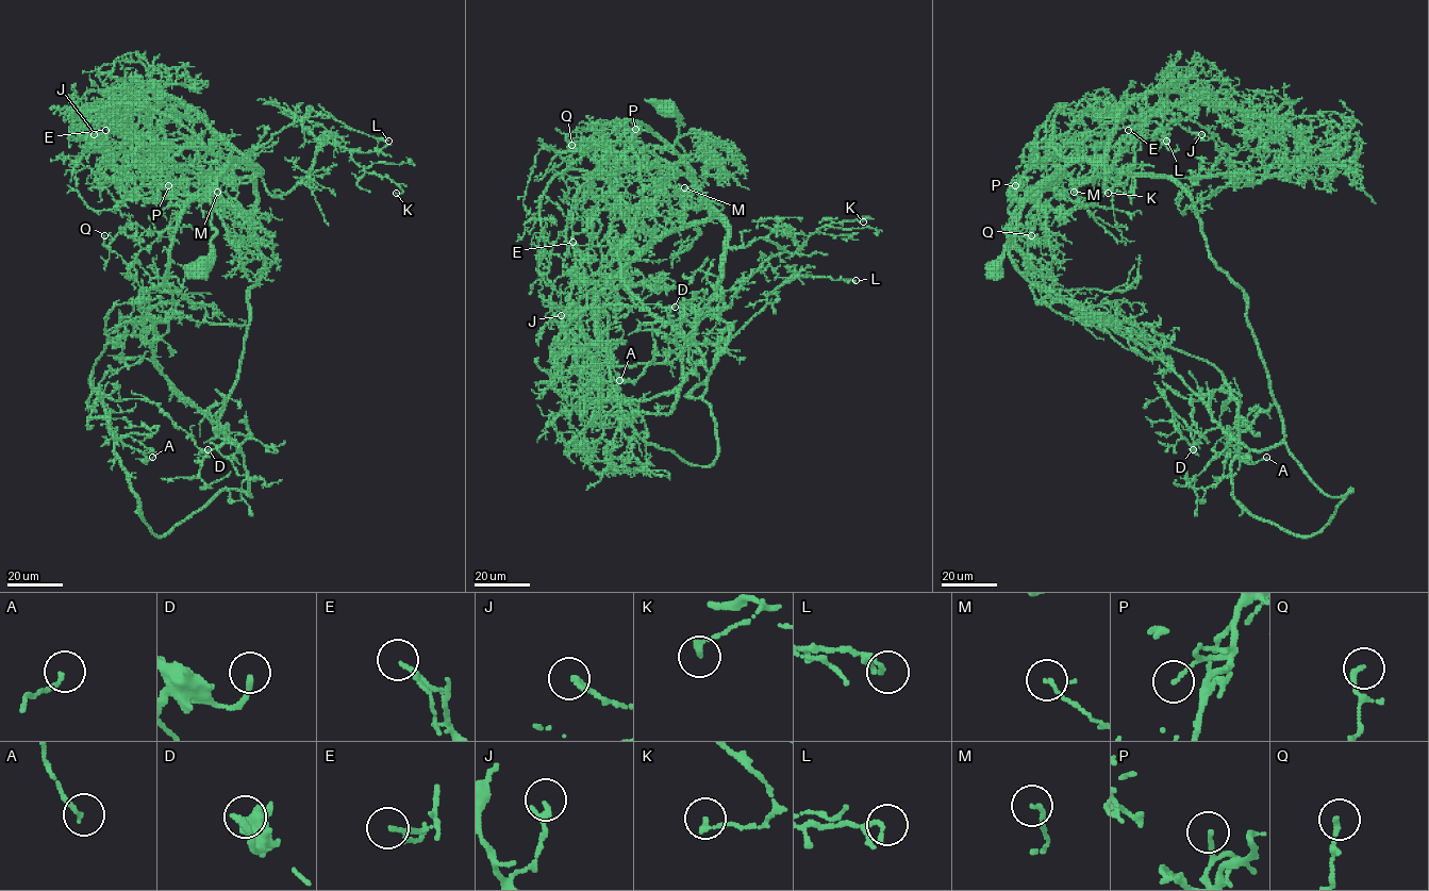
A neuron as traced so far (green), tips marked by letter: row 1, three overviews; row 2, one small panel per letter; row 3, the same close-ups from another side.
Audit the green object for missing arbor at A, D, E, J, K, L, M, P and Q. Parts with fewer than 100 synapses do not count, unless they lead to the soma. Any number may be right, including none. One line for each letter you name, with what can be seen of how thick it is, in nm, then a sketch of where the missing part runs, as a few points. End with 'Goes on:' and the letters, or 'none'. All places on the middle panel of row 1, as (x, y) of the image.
Goes on: none

